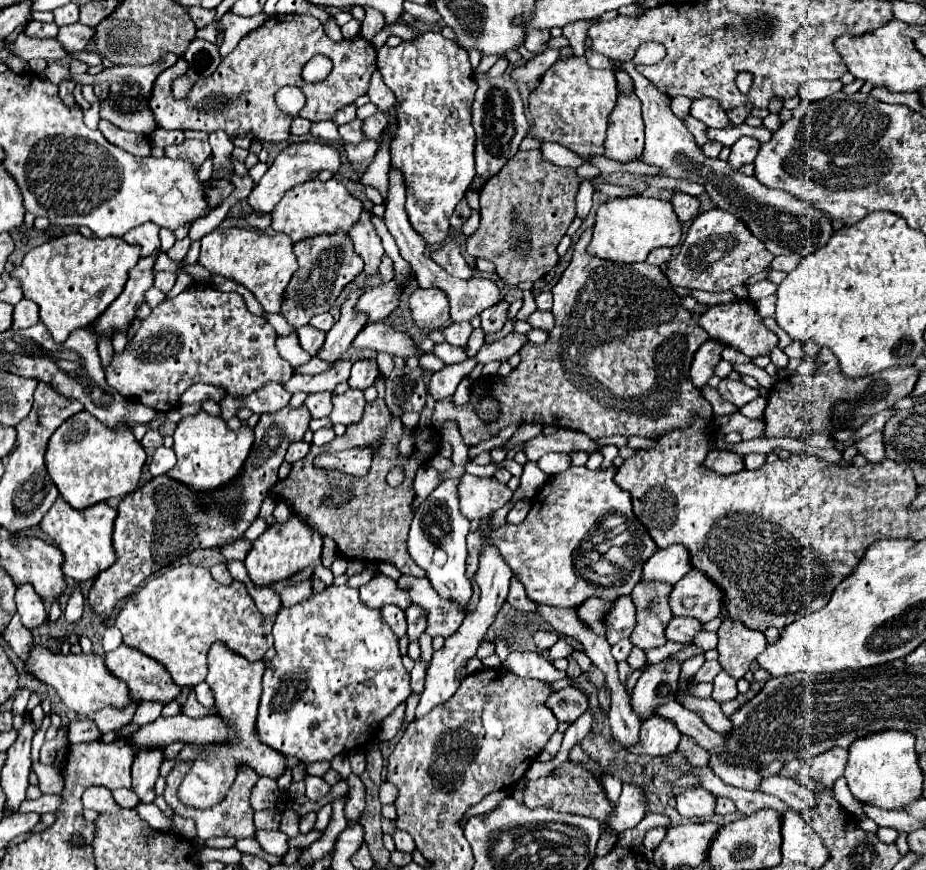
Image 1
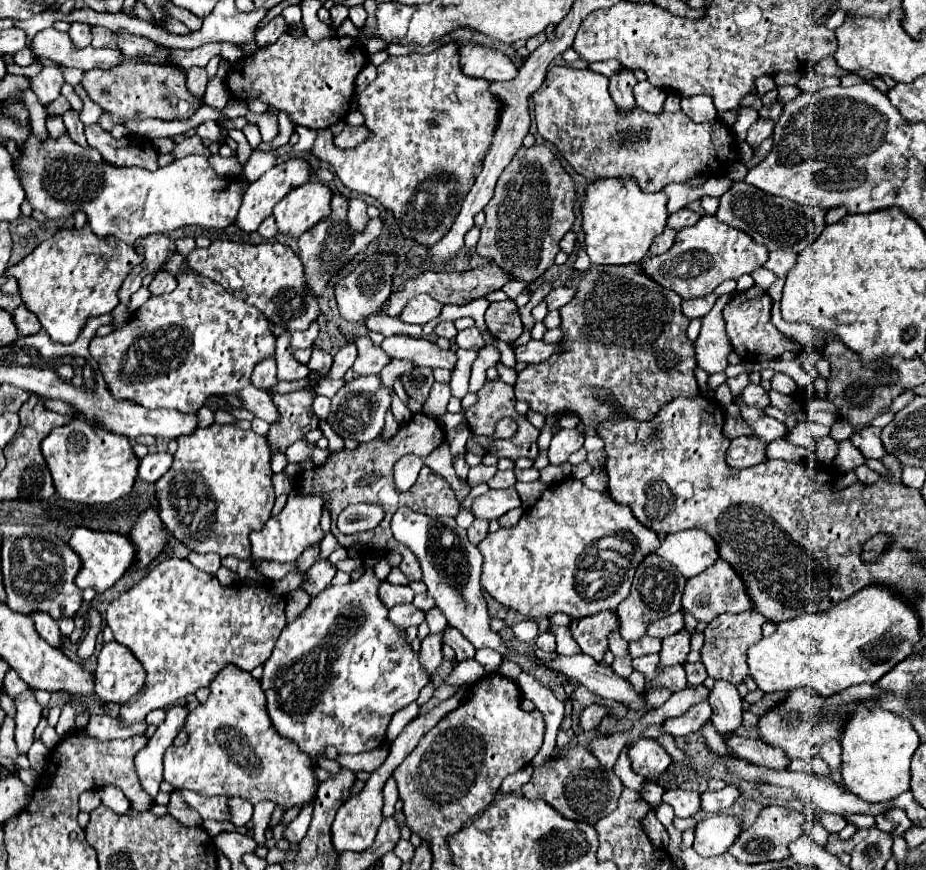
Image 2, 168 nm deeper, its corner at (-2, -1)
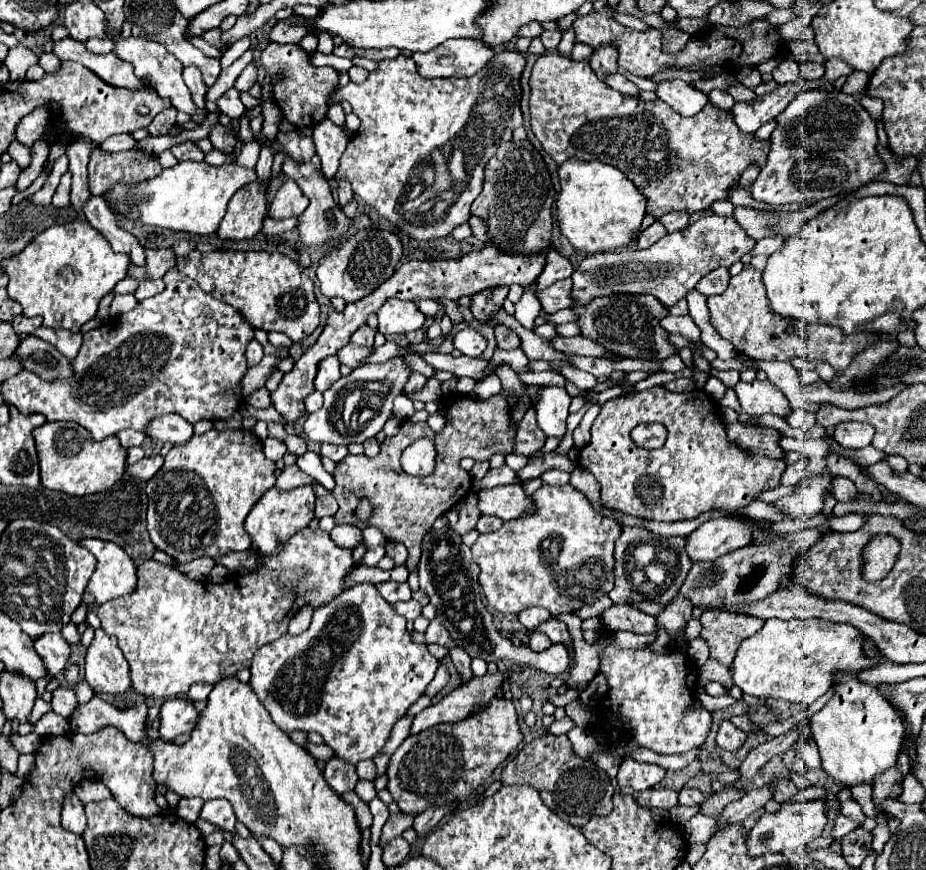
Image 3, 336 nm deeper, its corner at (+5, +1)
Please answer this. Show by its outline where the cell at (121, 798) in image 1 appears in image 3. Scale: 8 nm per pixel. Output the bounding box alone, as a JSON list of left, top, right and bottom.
[75,779,111,803]

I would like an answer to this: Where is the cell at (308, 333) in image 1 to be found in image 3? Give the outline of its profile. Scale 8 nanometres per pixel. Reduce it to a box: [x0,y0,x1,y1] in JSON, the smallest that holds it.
[315,355,341,391]

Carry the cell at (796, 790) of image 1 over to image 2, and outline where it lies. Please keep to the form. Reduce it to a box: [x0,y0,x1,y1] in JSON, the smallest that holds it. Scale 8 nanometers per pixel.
[820,813,846,833]

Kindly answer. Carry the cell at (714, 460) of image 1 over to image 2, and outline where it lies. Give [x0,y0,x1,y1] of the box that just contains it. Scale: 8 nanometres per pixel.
[726,437,766,467]

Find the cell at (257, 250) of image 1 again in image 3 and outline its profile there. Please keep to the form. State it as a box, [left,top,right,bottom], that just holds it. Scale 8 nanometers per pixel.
[177,251,319,341]

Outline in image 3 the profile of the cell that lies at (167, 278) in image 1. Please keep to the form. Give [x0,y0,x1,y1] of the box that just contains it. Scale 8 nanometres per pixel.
[135,279,165,301]

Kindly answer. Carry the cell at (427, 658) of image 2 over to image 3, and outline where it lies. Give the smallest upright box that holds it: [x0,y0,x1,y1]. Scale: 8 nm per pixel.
[425,619,455,645]

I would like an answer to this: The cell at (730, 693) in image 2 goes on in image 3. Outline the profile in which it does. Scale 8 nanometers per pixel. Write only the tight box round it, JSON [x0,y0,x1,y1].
[715,719,747,751]

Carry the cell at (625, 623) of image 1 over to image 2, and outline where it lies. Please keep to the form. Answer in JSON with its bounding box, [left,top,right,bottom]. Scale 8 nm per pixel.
[570,611,620,663]

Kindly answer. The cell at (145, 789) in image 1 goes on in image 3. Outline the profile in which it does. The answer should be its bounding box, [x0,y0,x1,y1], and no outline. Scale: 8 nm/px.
[159,699,197,739]

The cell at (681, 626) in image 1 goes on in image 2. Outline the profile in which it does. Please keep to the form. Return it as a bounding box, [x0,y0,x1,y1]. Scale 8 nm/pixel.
[646,613,684,639]

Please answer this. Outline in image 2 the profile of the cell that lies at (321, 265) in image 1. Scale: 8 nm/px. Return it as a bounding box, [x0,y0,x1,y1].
[300,193,382,295]

